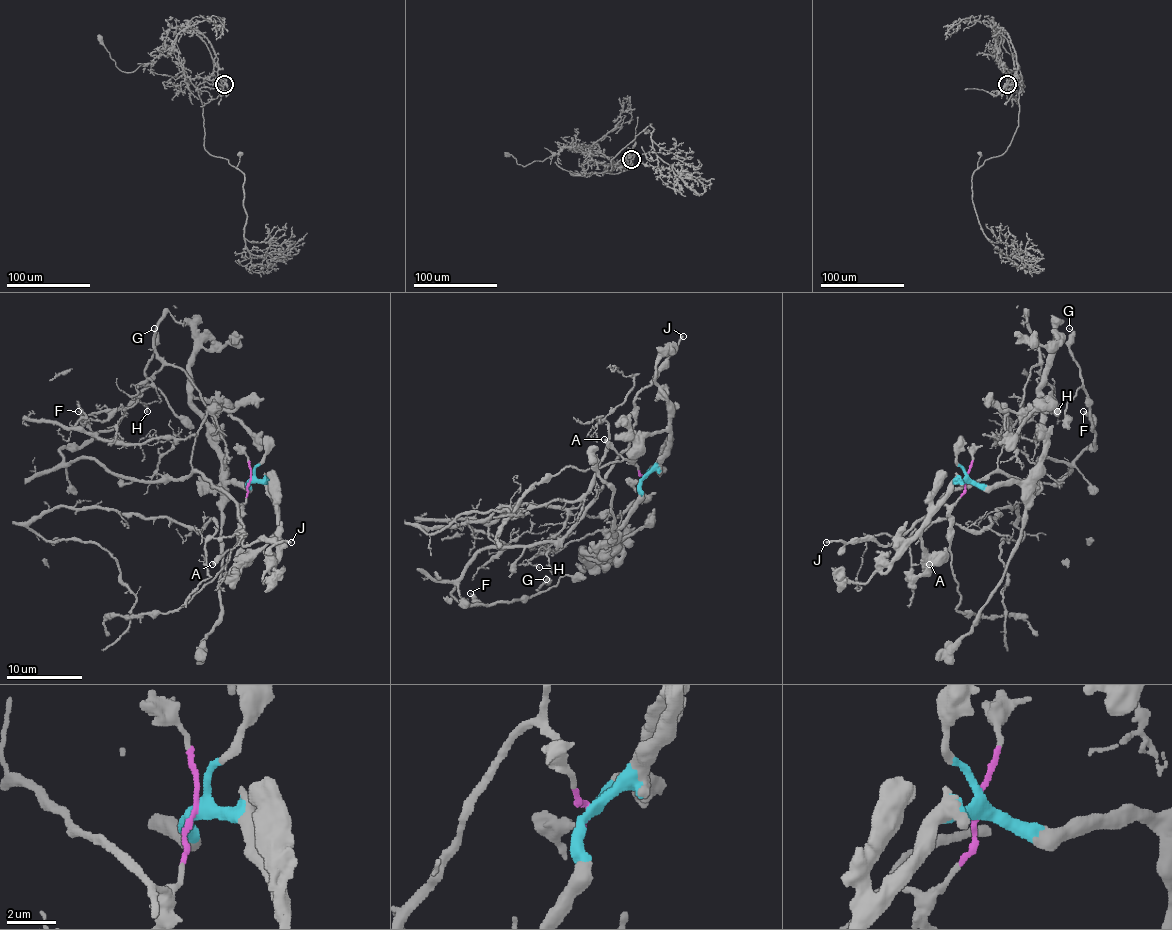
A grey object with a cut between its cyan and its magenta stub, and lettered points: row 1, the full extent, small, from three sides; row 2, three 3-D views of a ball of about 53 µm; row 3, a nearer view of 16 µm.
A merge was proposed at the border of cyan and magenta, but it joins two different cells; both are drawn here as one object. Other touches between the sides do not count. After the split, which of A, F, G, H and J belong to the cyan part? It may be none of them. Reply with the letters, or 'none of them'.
H

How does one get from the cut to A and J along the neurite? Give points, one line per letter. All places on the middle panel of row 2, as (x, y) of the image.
A: (642, 477), (632, 460), (621, 456), (604, 439)
J: (642, 477), (630, 446), (630, 431), (636, 420), (634, 399), (651, 382), (683, 335)

